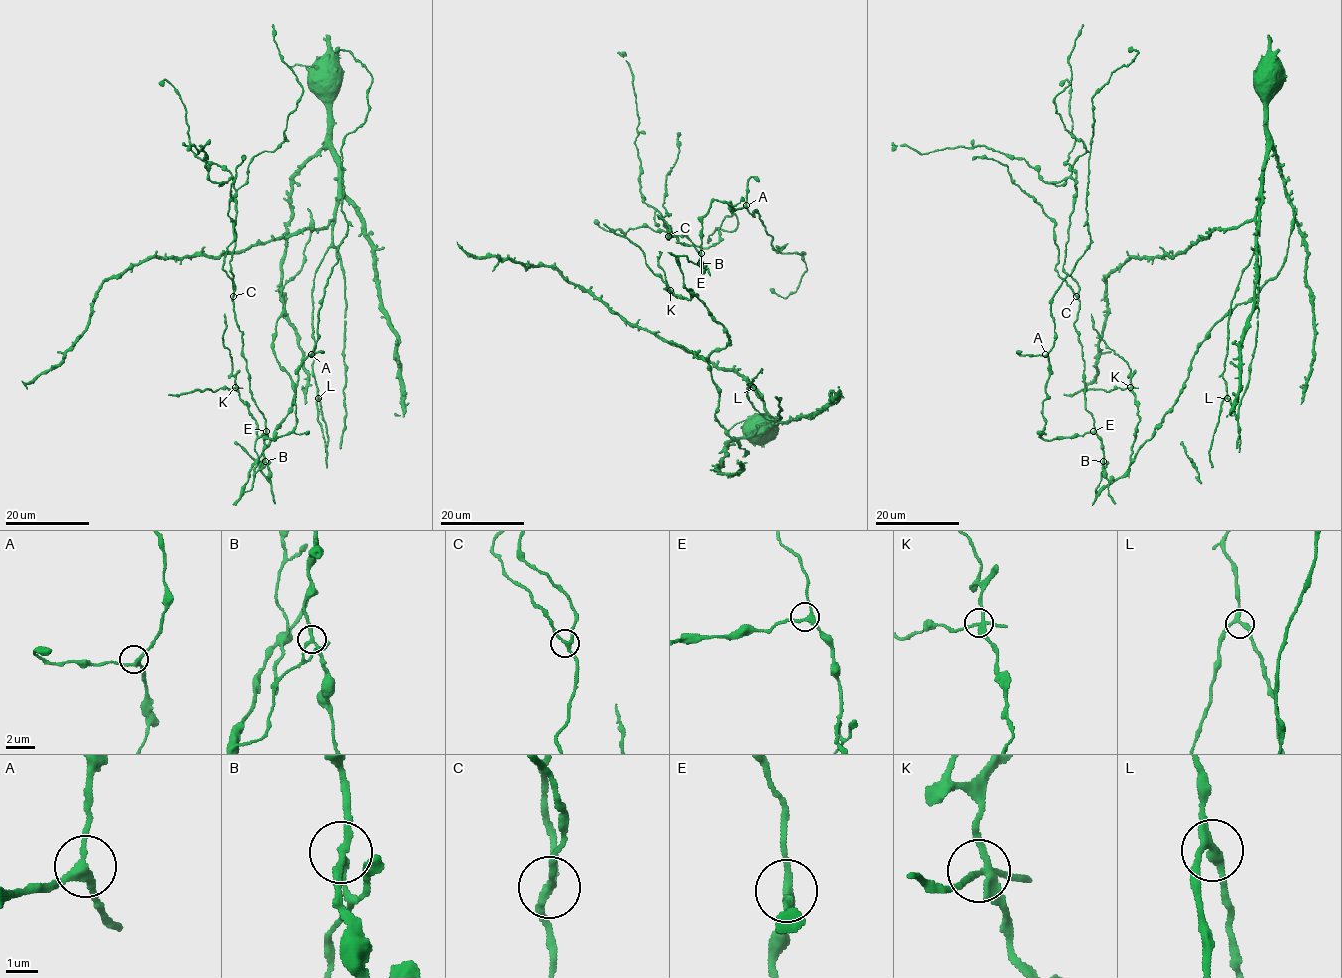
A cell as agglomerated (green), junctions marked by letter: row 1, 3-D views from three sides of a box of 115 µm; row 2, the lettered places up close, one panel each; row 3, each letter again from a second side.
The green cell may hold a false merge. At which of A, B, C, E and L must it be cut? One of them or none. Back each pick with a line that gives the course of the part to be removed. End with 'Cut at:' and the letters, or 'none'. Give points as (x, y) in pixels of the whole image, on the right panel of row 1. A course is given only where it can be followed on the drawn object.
B: (1102, 461), (1097, 492), (1120, 478), (1151, 437), (1179, 394), (1206, 334), (1282, 267), (1297, 208)
Cut at: B

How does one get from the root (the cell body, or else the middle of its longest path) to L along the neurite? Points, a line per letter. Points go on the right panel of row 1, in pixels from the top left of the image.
L: (1276, 73), (1279, 70), (1281, 76), (1267, 105), (1257, 246), (1228, 320), (1223, 373), (1227, 398)

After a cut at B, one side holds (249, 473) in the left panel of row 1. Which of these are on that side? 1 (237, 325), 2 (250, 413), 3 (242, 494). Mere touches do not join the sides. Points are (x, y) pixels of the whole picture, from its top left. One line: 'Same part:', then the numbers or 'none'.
Same part: 2, 3

